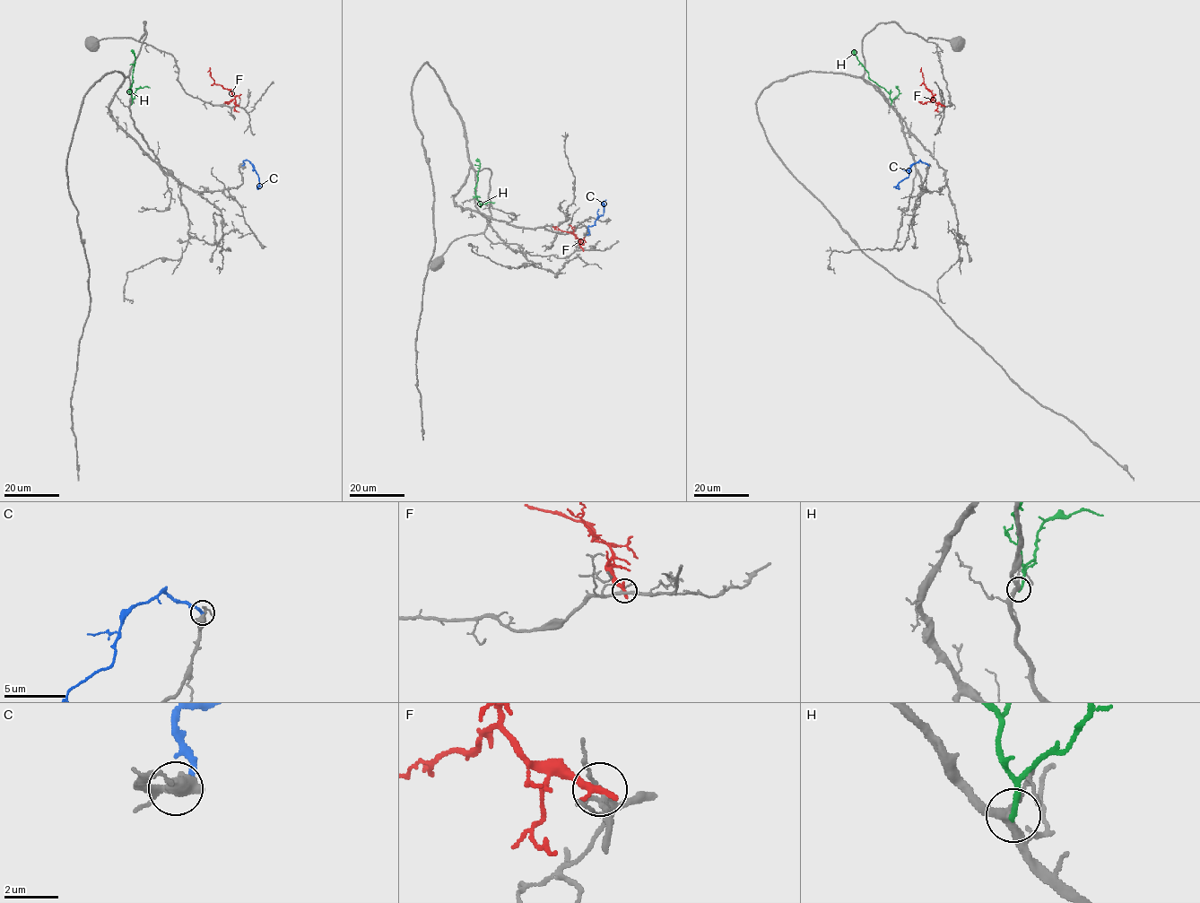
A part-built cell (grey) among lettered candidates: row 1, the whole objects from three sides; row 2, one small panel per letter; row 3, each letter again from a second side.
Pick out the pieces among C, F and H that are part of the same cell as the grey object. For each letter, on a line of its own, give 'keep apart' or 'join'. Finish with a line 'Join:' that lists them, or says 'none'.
C: join
F: keep apart
H: keep apart
Join: C

